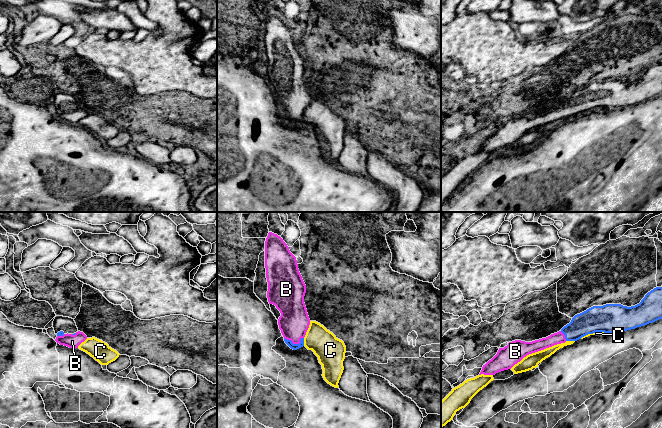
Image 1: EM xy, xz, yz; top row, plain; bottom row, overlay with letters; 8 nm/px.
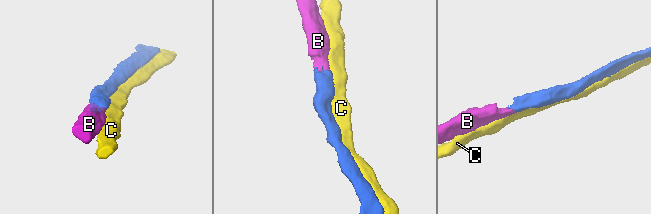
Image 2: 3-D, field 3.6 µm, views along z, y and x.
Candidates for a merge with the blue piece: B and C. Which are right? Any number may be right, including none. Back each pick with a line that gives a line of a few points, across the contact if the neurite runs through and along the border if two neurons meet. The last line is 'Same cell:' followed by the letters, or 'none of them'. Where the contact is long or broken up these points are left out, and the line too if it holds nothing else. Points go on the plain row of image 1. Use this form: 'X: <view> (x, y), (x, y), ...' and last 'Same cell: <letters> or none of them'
B: xz (293, 122), (295, 120), (294, 97)
Same cell: B

